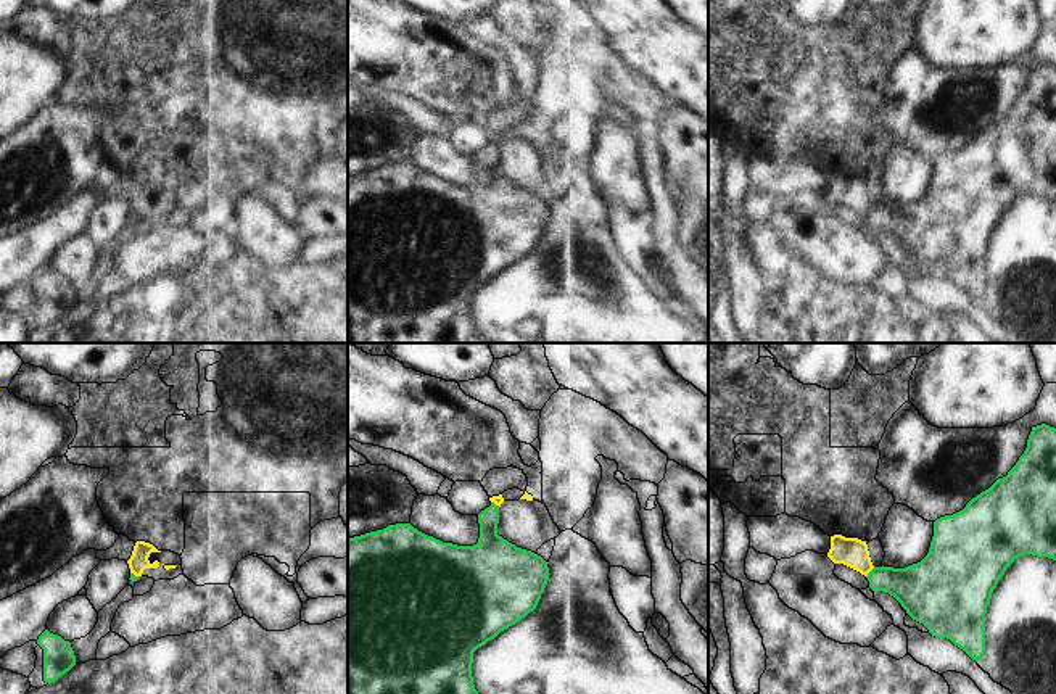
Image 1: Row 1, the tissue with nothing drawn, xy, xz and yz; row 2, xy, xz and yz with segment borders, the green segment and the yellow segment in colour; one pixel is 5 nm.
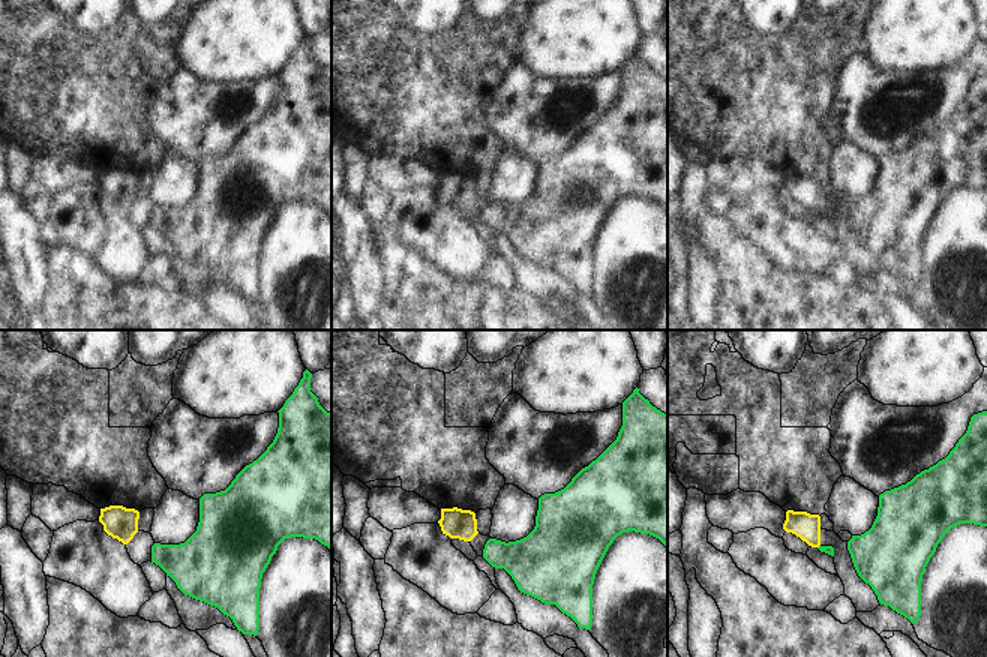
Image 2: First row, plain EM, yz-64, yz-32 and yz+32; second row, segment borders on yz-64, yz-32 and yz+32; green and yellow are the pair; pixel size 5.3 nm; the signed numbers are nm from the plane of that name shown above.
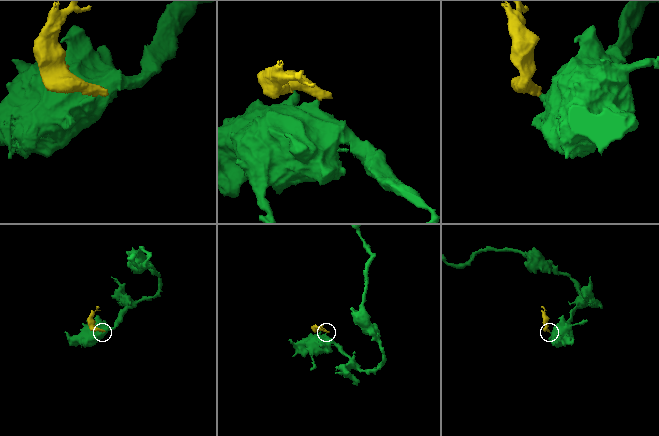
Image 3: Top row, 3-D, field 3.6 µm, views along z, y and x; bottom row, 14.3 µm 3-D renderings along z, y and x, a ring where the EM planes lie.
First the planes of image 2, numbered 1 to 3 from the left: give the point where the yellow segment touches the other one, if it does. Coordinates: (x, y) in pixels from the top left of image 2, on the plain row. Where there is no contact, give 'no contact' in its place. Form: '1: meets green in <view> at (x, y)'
1: no contact
2: no contact
3: no contact

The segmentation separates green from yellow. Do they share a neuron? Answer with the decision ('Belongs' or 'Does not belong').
Does not belong.

